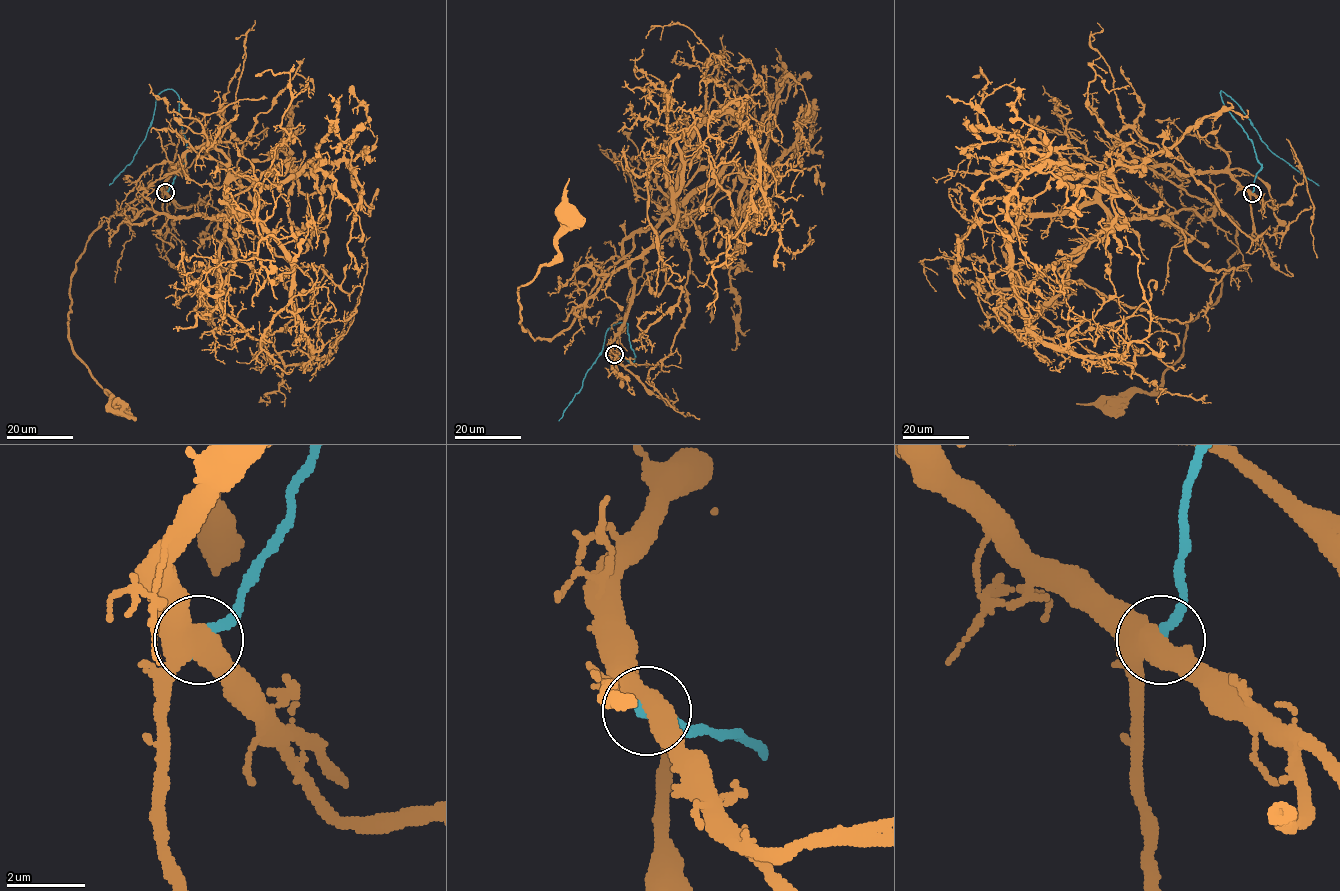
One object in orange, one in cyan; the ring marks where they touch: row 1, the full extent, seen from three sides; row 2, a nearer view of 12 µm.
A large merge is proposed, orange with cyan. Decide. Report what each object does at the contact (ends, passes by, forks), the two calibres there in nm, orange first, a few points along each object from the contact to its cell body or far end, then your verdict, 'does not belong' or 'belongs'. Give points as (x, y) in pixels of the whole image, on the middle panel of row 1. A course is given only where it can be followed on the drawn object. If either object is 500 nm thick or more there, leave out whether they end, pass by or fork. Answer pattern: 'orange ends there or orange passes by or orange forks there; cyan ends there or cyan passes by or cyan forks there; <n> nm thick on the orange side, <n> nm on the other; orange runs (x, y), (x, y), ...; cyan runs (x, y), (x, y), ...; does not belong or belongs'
600 nm thick on the orange side, 280 nm on the other; orange runs (614, 354), (633, 289), (632, 237), (568, 328), (534, 339), (519, 323), (518, 289), (557, 254), (566, 213); cyan runs (614, 354), (630, 363), (634, 360), (625, 322), (613, 325), (606, 332), (602, 350), (559, 421); does not belong

